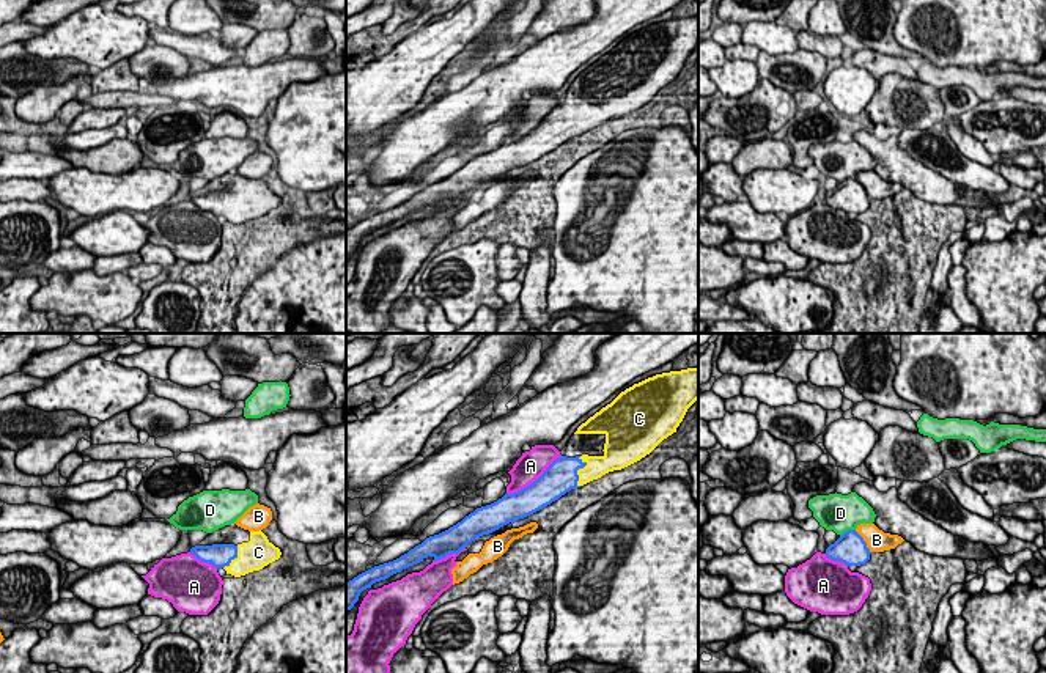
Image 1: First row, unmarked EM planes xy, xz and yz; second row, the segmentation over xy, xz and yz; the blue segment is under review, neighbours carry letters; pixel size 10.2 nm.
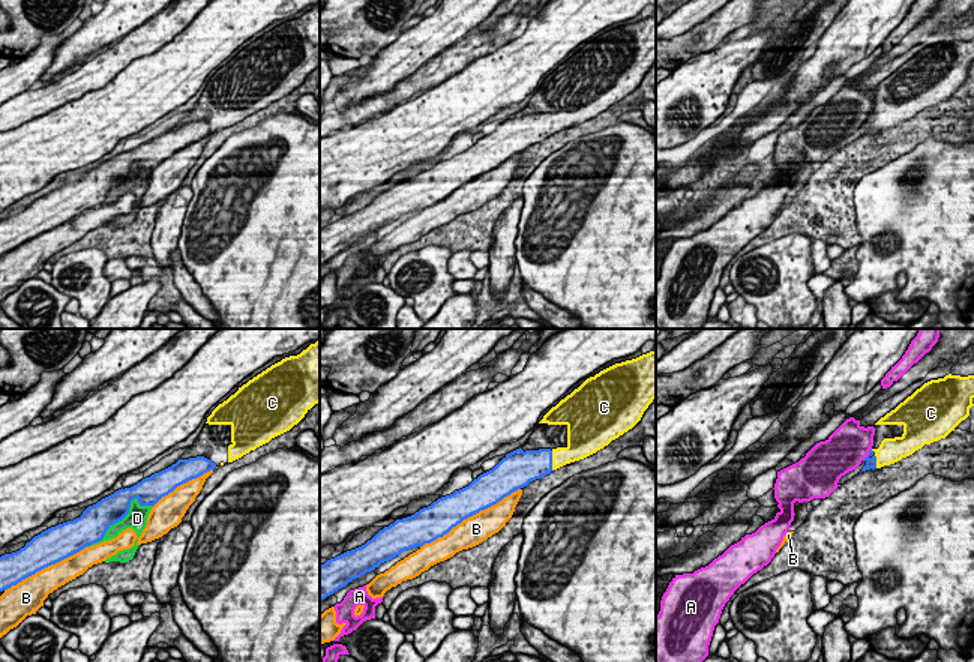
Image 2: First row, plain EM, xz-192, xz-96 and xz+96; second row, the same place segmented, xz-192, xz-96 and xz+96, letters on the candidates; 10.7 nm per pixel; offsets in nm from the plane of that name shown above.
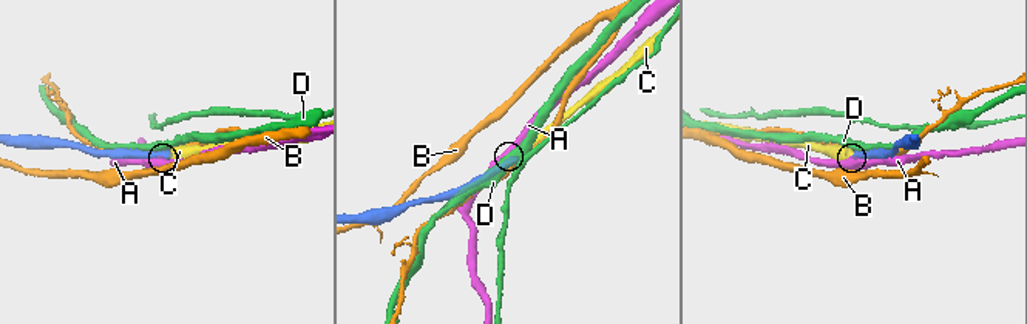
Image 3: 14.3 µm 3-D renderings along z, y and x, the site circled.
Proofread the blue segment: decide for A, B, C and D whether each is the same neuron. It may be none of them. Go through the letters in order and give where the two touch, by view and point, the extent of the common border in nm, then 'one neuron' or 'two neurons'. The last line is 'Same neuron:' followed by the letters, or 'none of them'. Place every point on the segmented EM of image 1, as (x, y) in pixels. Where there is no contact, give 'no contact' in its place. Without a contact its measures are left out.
A: xz (535, 480) | 700 nm | two neurons
B: yz (864, 541) | 300 nm | two neurons
C: xz (578, 469) | 320 nm | one neuron
D: yz (848, 530) | 180 nm | two neurons
Same neuron: C

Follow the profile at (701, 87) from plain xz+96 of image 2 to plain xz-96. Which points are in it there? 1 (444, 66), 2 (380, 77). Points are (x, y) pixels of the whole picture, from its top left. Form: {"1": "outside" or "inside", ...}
{"1": "outside", "2": "inside"}

